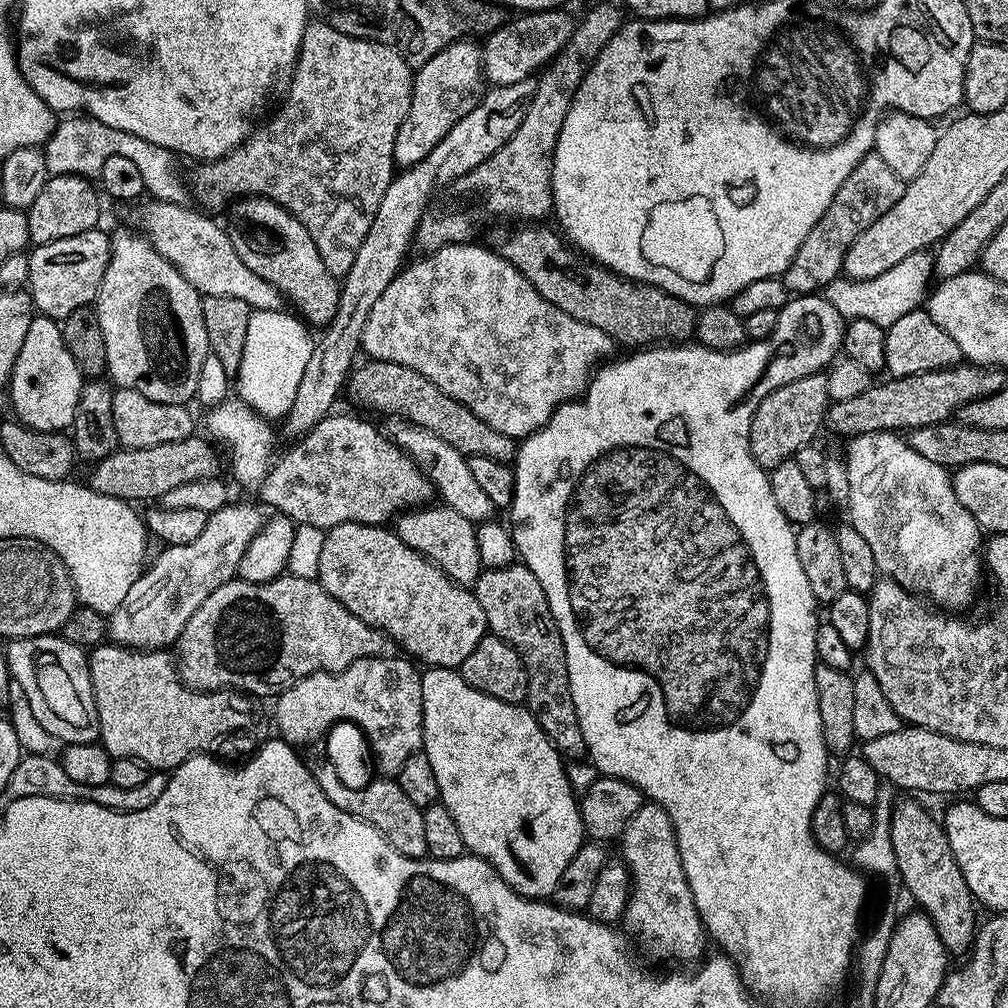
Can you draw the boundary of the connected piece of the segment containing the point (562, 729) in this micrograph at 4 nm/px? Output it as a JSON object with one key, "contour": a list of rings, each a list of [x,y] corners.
{"contour":[[[522,562],[505,568],[484,568],[476,579],[474,591],[478,598],[478,606],[482,606],[482,614],[486,614],[488,632],[502,638],[522,658],[528,675],[528,698],[526,707],[532,713],[538,726],[550,738],[550,742],[564,758],[580,758],[587,753],[586,738],[582,738],[582,726],[578,722],[578,714],[574,706],[574,698],[570,690],[570,674],[566,666],[566,646],[562,642],[562,634],[556,625],[554,614],[546,602],[546,590],[542,590],[542,582],[534,578],[534,574]]]}

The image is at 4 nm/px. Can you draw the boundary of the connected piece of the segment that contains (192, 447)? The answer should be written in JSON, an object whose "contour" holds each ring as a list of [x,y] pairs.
{"contour":[[[199,435],[188,436],[182,442],[162,442],[158,446],[145,448],[117,447],[115,452],[91,465],[92,473],[86,477],[86,483],[98,494],[106,494],[110,498],[129,502],[163,501],[164,496],[170,494],[170,490],[178,490],[178,486],[186,486],[199,480],[211,480],[221,475],[222,456],[217,445]]]}

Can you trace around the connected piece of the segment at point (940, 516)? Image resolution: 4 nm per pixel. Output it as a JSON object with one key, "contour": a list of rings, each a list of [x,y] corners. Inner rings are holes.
{"contour":[[[895,431],[853,436],[847,441],[847,444],[848,456],[846,455],[844,465],[850,478],[850,498],[846,501],[846,509],[848,508],[849,514],[852,515],[851,527],[856,528],[858,534],[862,534],[862,538],[866,538],[866,543],[870,546],[871,552],[874,553],[877,569],[887,579],[898,582],[906,591],[915,592],[917,596],[941,609],[960,610],[956,608],[966,607],[972,600],[972,591],[975,590],[976,583],[980,580],[980,568],[982,572],[982,564],[978,559],[982,552],[982,540],[980,544],[982,529],[980,523],[970,514],[970,510],[966,510],[966,506],[962,506],[962,502],[958,502],[958,494],[954,494],[954,486],[952,485],[952,472],[938,466],[938,462],[930,462],[930,458],[922,458],[922,454],[918,454],[918,450],[914,450],[908,445],[907,439],[901,438]]]}

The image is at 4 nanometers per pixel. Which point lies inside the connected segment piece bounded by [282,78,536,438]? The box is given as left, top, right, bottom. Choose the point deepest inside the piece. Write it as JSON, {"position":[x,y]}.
{"position":[495,120]}

